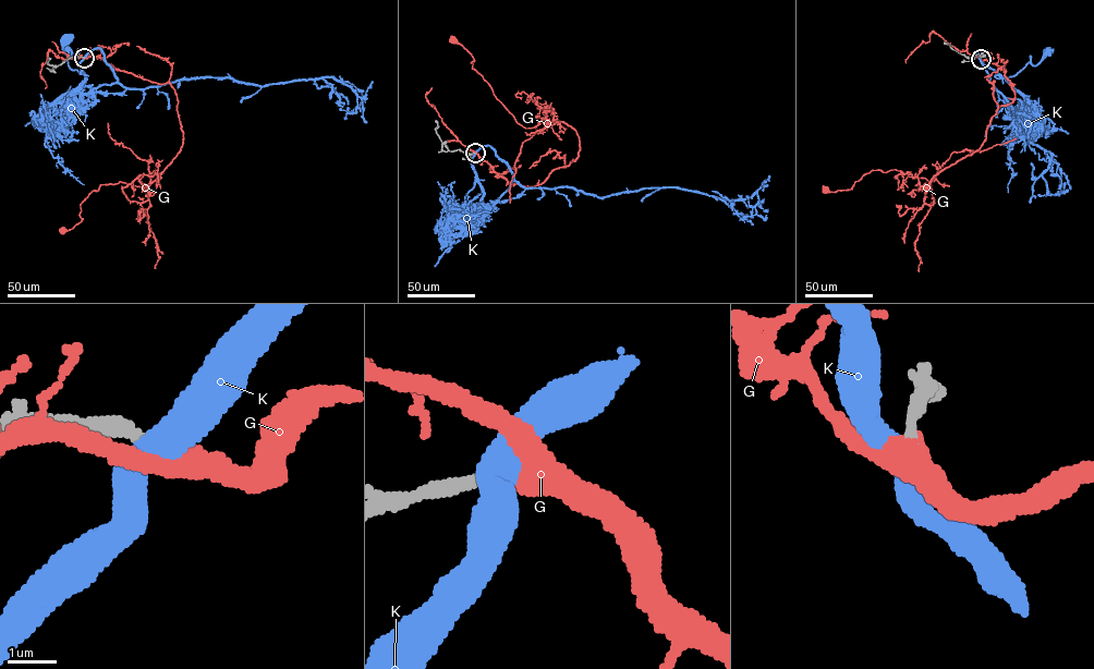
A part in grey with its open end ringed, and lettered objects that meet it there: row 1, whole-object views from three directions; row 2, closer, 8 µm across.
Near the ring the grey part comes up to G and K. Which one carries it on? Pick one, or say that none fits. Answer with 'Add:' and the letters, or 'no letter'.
Add: G

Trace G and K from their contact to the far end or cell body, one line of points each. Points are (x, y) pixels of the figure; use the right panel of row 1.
G: (981, 58), (999, 67), (1015, 97), (997, 107), (977, 149), (927, 190), (925, 178), (894, 169), (825, 190)
K: (980, 58), (998, 74), (995, 75), (997, 77), (1005, 78), (1018, 72), (1030, 60), (1037, 64), (1046, 52)

